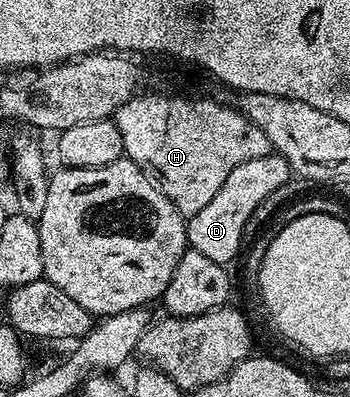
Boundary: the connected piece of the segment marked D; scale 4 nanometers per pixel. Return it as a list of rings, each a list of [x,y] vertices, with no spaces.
[[[269,152],[259,159],[247,159],[247,163],[239,163],[227,175],[227,180],[203,208],[187,221],[188,248],[199,251],[199,255],[207,255],[207,259],[215,259],[215,263],[228,266],[242,252],[243,226],[247,219],[271,191],[279,191],[291,180],[291,170],[287,159],[283,159],[275,152]]]

